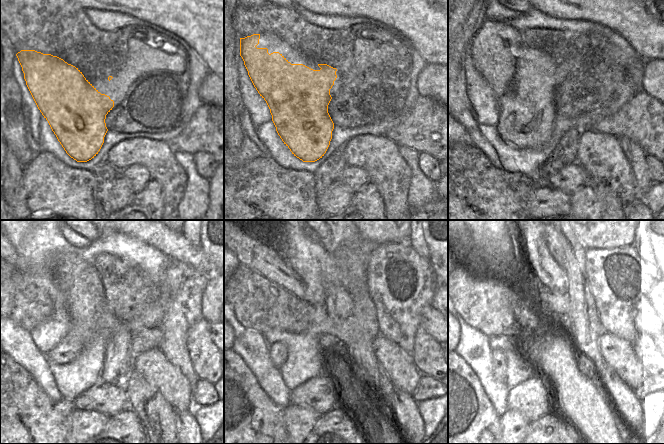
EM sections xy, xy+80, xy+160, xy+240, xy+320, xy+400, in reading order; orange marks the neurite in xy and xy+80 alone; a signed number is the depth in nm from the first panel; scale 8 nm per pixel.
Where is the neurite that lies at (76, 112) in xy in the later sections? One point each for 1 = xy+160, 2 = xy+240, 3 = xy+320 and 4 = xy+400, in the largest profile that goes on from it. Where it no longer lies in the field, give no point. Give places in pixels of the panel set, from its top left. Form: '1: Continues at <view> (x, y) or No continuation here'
1: Continues at xy+160 (525, 94)
2: Continues at xy+240 (68, 349)
3: Continues at xy+320 (278, 352)
4: Continues at xy+400 (498, 358).

